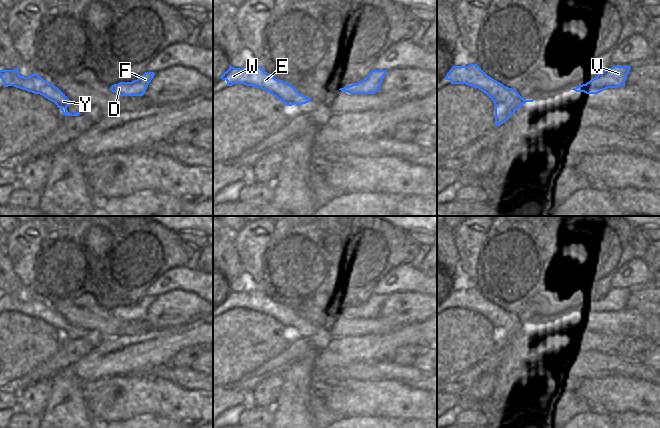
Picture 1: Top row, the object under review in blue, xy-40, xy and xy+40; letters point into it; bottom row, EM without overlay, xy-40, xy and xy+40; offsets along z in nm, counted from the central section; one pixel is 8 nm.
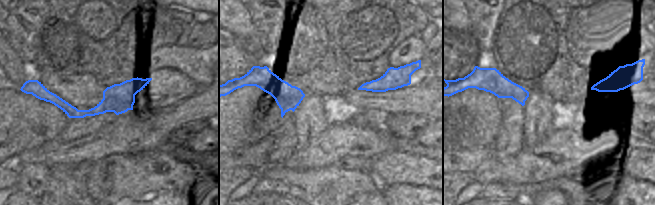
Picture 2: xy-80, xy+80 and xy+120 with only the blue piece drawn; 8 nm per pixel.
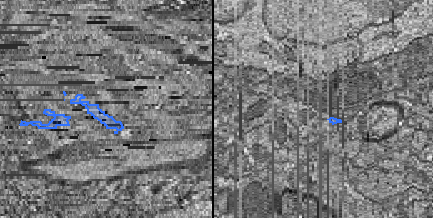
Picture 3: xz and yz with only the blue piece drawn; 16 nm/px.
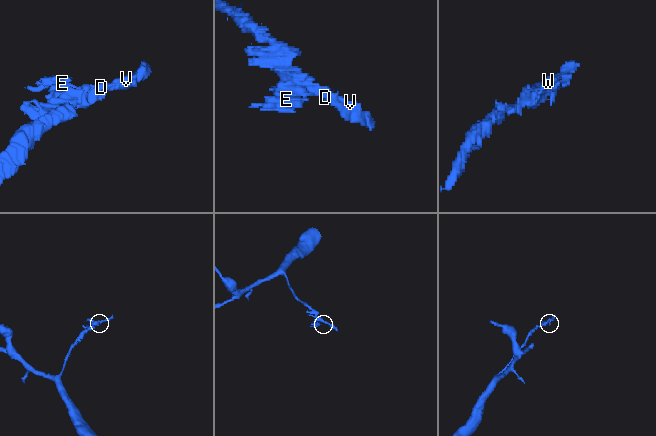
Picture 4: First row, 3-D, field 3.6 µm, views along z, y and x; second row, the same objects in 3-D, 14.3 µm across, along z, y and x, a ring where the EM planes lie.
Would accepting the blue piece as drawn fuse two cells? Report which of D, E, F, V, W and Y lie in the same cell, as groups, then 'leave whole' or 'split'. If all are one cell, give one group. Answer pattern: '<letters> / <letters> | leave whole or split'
D E F V W Y | leave whole

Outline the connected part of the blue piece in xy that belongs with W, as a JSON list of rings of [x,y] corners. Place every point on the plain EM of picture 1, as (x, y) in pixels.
[[[229,290],[229,293],[220,302],[227,305],[227,310],[244,308],[260,312],[272,318],[286,330],[294,328],[300,330],[311,326],[310,322],[300,318],[294,310],[270,300],[260,290],[250,290],[248,292]]]

